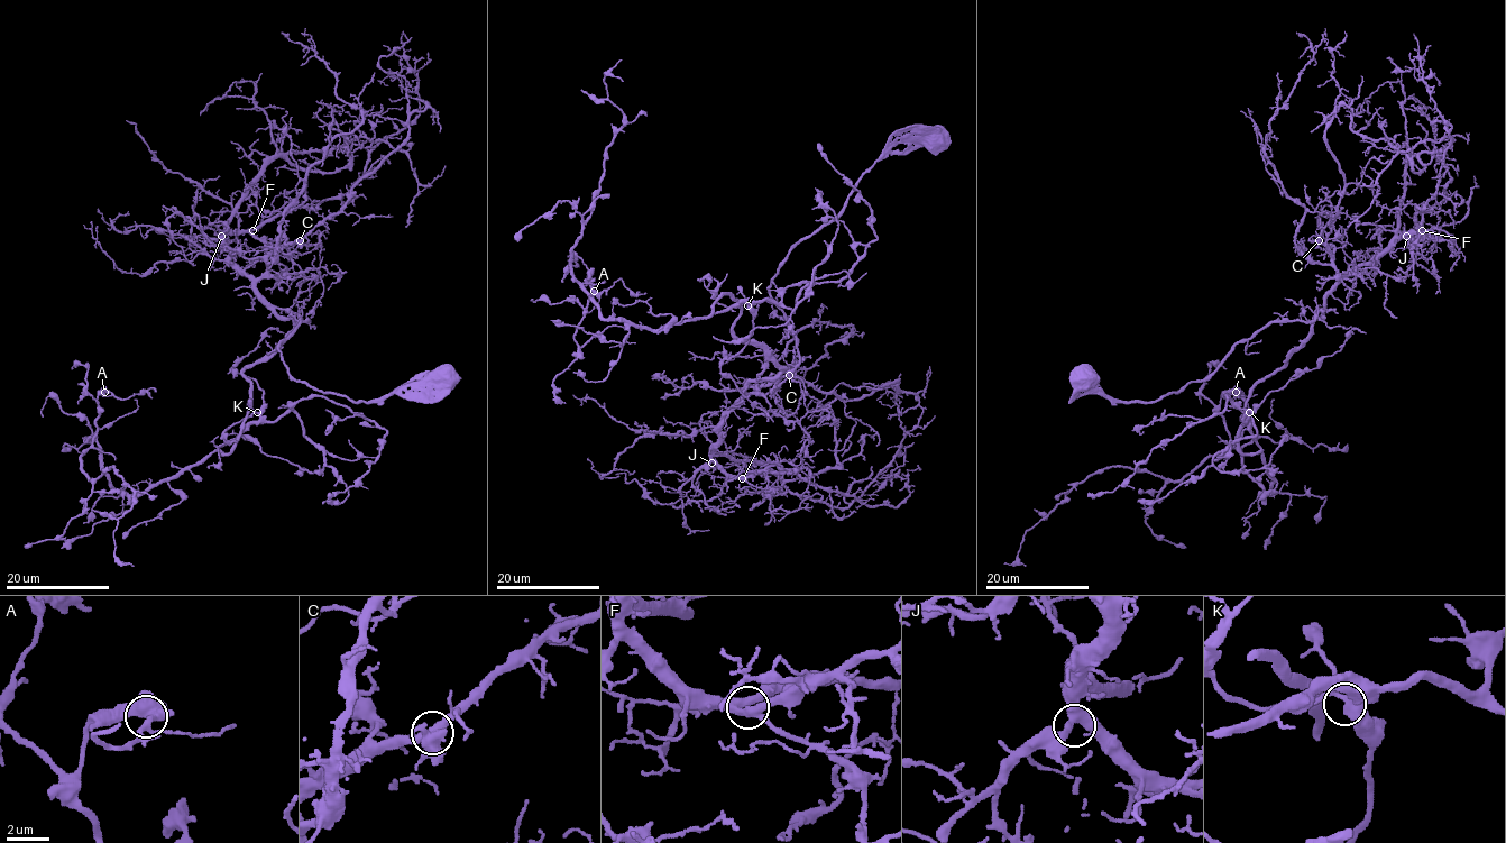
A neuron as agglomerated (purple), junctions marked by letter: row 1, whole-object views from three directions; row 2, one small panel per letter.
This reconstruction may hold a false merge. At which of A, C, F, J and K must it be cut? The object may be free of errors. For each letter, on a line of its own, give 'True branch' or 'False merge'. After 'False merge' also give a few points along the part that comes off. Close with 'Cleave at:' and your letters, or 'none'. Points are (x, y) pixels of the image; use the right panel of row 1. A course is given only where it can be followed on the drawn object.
A: True branch
C: True branch
F: True branch
J: True branch
K: True branch
Cleave at: none

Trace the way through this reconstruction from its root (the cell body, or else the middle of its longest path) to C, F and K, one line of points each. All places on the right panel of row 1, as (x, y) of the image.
C: (1083, 381), (1117, 401), (1155, 402), (1204, 381), (1257, 330), (1310, 322), (1338, 280), (1319, 241)
F: (1083, 381), (1123, 402), (1176, 393), (1204, 381), (1257, 330), (1310, 322), (1343, 278), (1422, 230)
K: (1083, 381), (1155, 402), (1204, 381), (1257, 330), (1315, 313), (1254, 387), (1243, 454), (1260, 448), (1249, 412)

